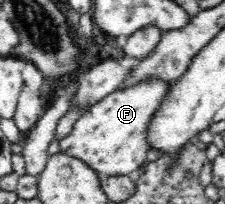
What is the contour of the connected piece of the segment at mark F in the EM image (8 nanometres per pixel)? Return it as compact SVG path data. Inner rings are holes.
M151 76L137 81L125 89L117 89L88 109L88 113L75 124L72 133L60 142L61 152L81 158L102 177L129 175L147 160L150 143L151 120L168 99L176 81Z

